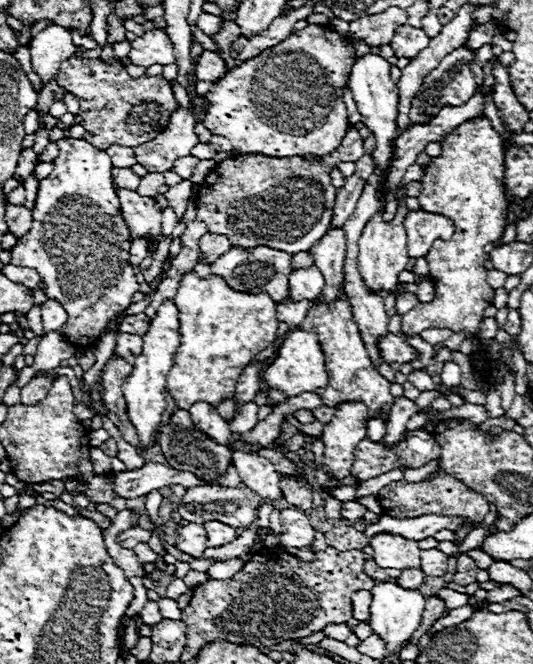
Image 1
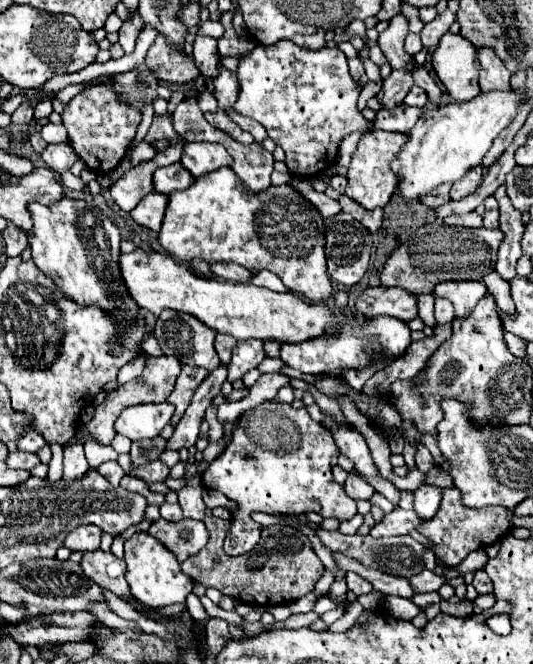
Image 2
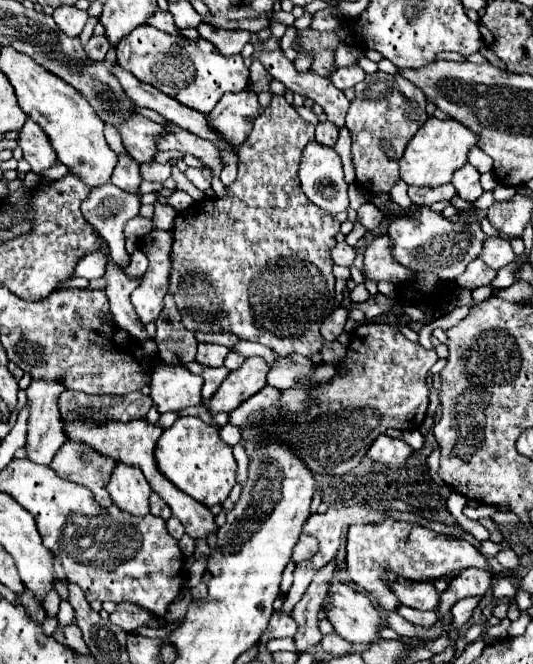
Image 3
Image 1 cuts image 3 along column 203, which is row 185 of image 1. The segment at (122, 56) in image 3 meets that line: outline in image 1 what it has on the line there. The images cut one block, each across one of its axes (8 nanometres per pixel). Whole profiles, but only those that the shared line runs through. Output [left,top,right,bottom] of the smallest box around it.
[10,138,138,346]

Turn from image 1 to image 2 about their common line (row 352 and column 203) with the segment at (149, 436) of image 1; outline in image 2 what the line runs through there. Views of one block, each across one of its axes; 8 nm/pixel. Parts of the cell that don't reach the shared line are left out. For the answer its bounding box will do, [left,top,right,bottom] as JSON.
[182,142,230,176]

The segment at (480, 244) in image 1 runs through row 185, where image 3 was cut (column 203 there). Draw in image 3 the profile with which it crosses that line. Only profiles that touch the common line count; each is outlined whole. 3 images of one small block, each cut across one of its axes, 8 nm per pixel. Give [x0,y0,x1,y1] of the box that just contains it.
[154,416,238,508]

